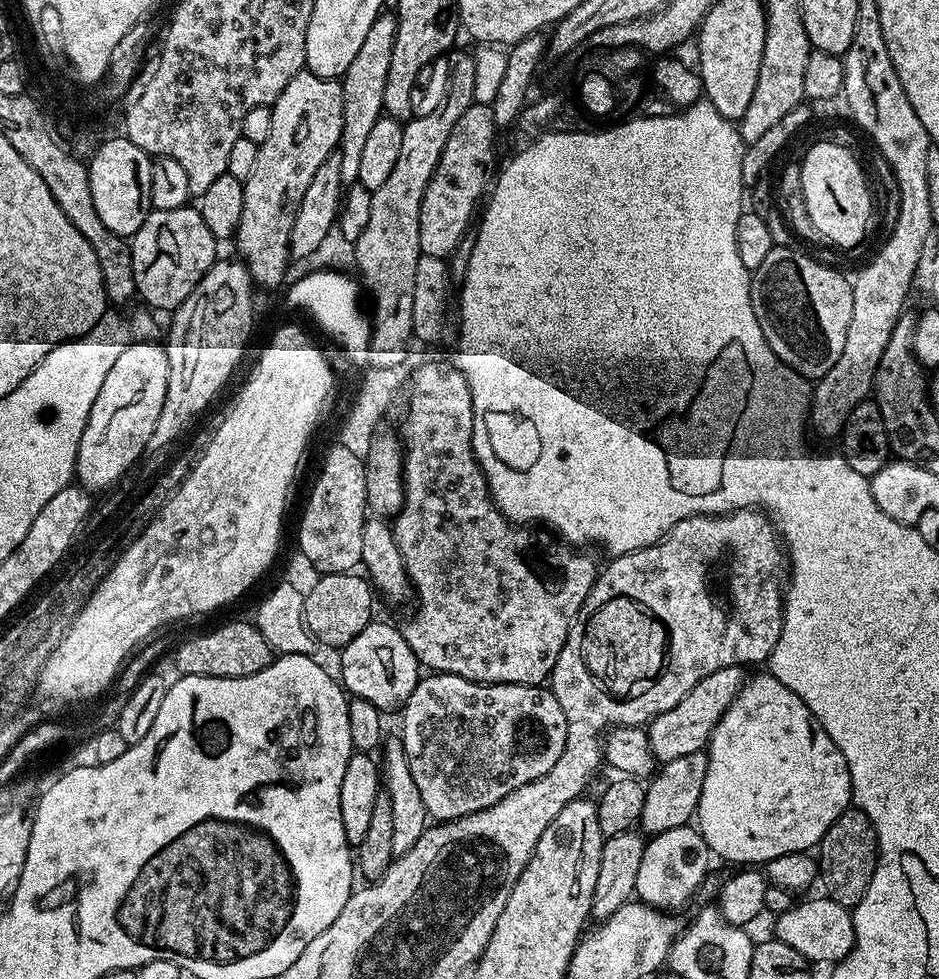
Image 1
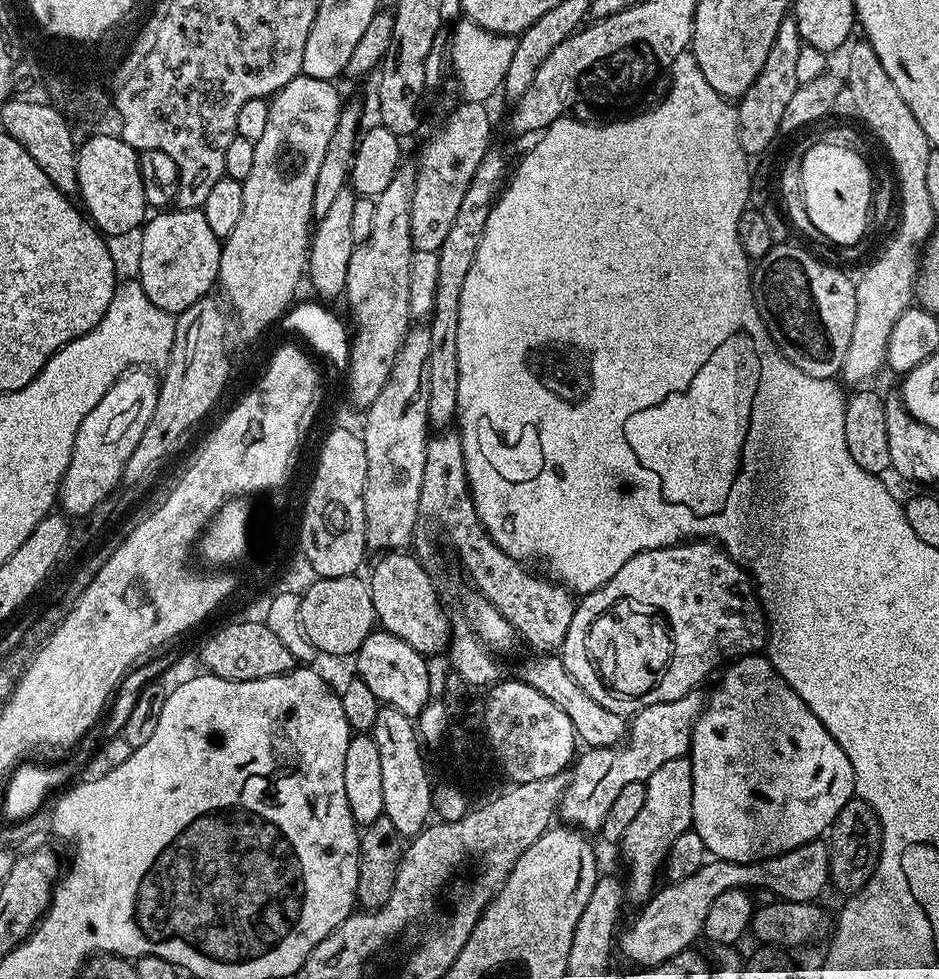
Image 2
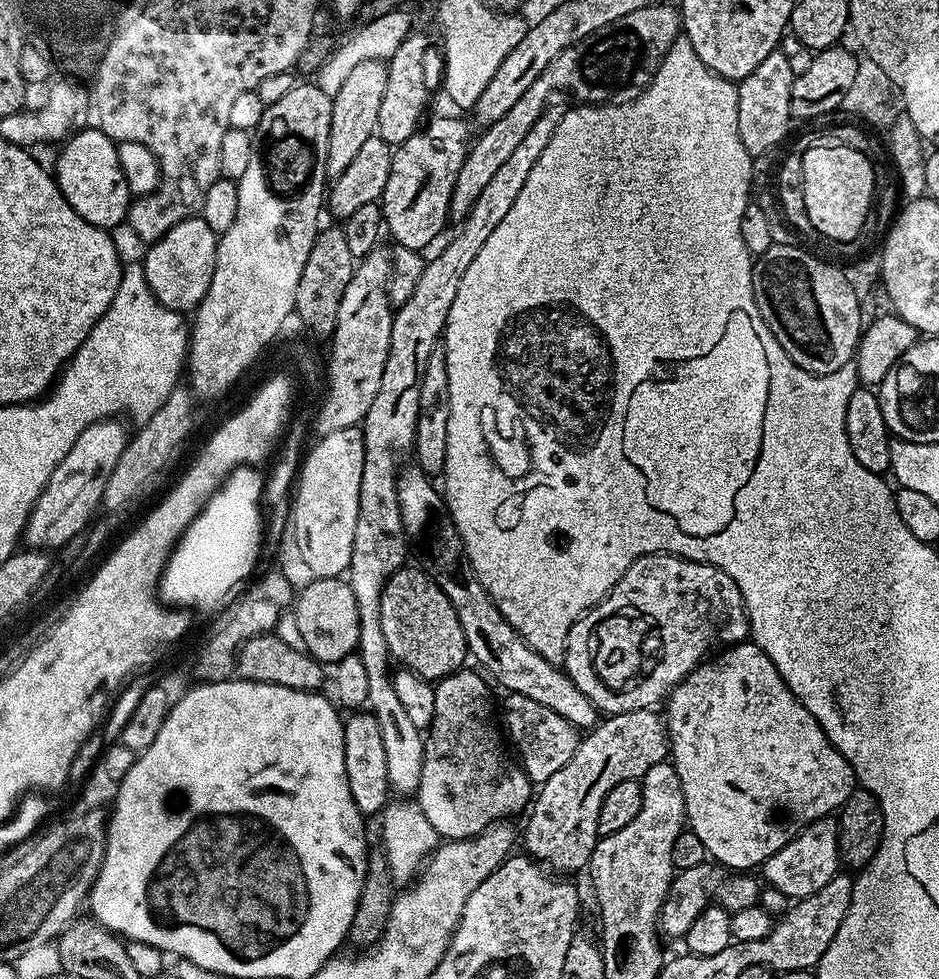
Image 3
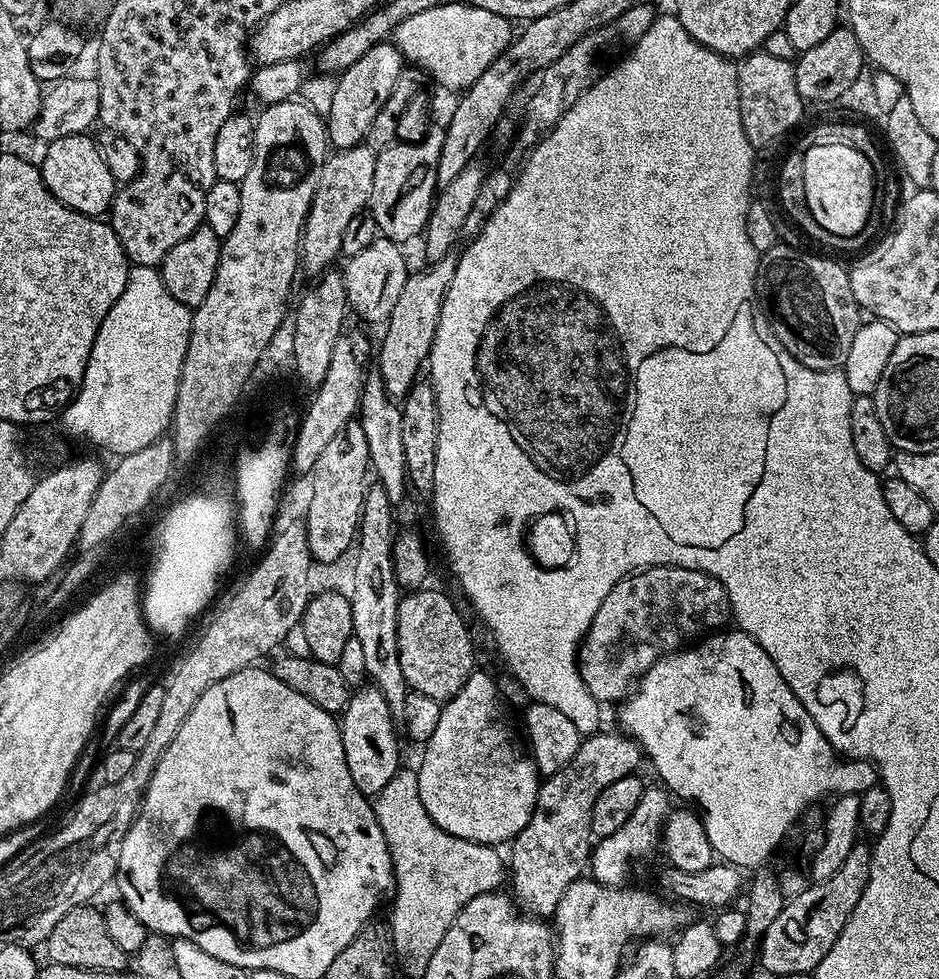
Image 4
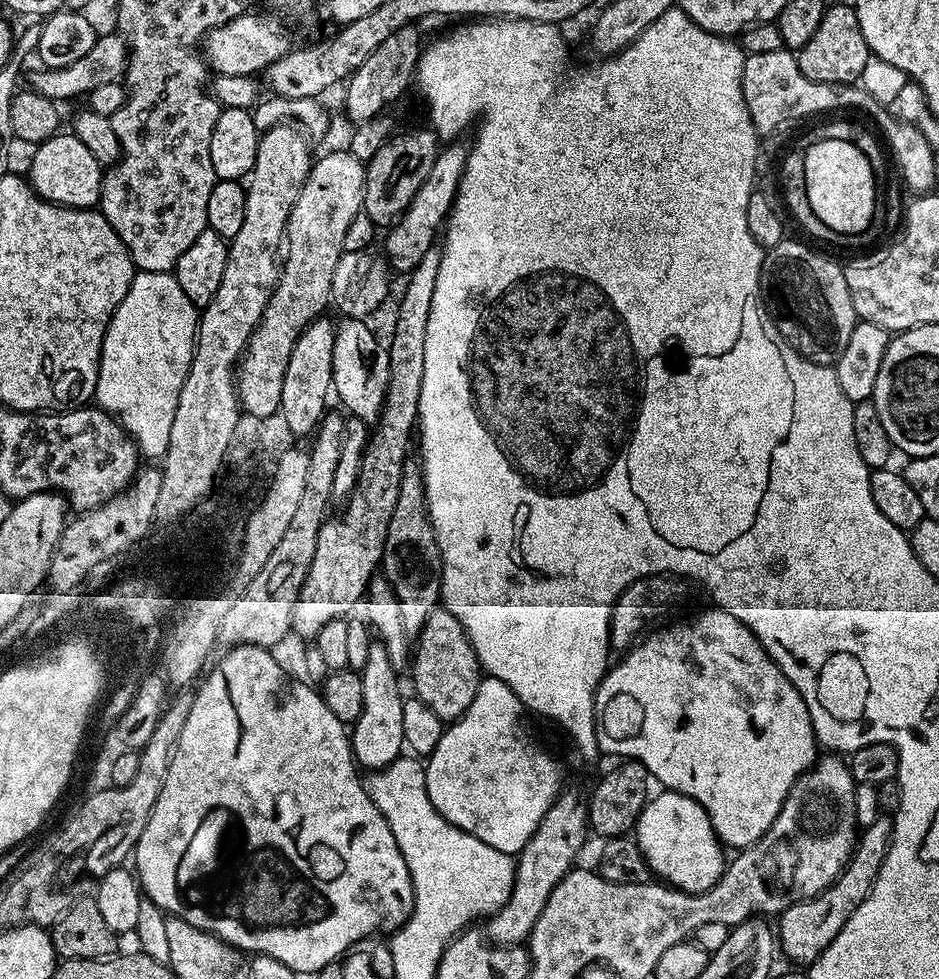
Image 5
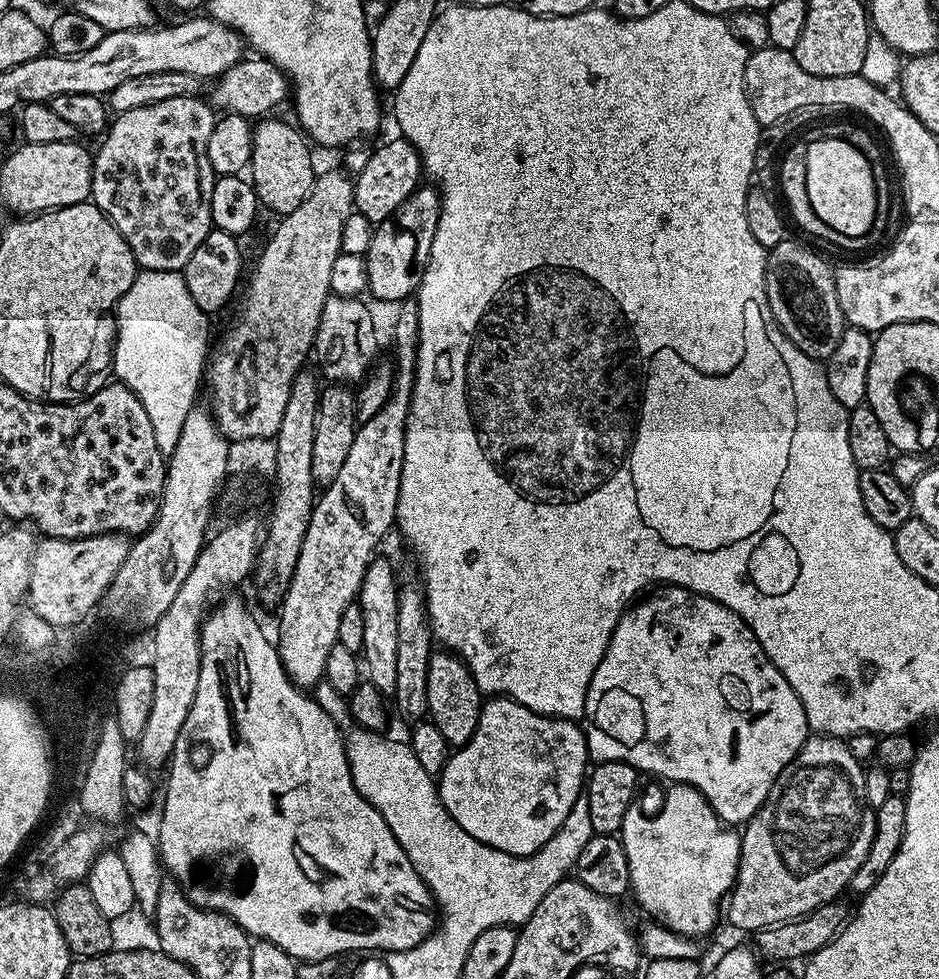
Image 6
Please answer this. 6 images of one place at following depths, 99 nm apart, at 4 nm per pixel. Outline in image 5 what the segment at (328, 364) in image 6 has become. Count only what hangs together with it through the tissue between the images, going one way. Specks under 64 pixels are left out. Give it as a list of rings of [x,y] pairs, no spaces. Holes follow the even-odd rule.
[[[344,318],[336,324],[332,386],[335,399],[337,396],[344,403],[343,411],[372,426],[380,417],[386,398],[386,386],[390,382],[390,358],[387,347],[376,341],[375,334],[368,329],[368,323],[367,319]]]

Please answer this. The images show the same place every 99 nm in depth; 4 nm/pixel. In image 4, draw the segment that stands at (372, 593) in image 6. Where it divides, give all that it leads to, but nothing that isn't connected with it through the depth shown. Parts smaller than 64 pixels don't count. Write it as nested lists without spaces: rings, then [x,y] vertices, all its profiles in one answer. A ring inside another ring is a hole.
[[[360,686],[349,695],[348,705],[344,707],[342,715],[338,720],[340,726],[340,737],[342,738],[342,750],[346,754],[346,766],[350,766],[350,778],[354,778],[354,786],[358,786],[358,790],[363,796],[375,798],[382,790],[382,786],[386,786],[386,782],[390,782],[390,778],[394,778],[396,772],[401,771],[402,764],[400,764],[400,740],[396,737],[396,728],[398,732],[398,720],[393,716],[390,706],[386,702],[386,698],[382,694],[382,690],[378,690],[374,686]]]

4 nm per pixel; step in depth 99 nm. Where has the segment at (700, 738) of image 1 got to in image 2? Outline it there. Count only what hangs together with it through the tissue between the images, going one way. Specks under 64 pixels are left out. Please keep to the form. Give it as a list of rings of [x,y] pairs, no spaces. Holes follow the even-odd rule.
[[[693,690],[682,694],[682,698],[674,698],[674,702],[646,706],[631,717],[630,735],[624,743],[615,744],[613,748],[588,748],[581,751],[570,768],[570,779],[560,799],[559,819],[561,817],[565,825],[585,834],[599,833],[602,822],[606,822],[606,813],[614,803],[614,798],[618,798],[622,786],[630,786],[630,782],[643,784],[650,774],[654,774],[654,770],[658,770],[658,766],[674,758],[688,756],[696,719],[706,707],[706,696],[702,693]]]

